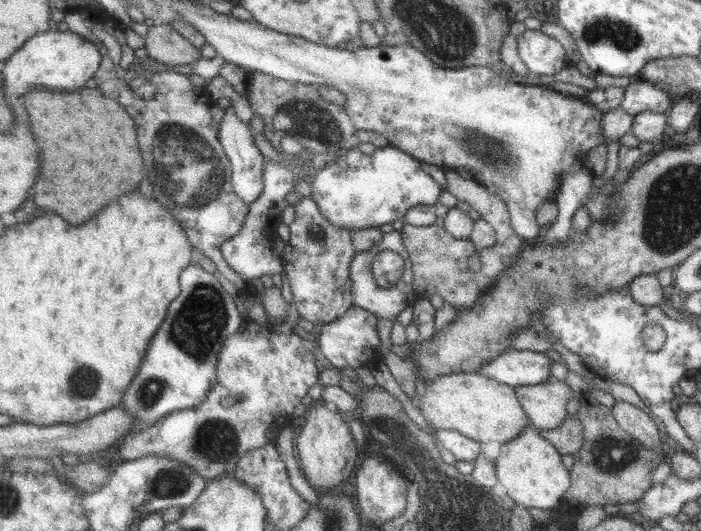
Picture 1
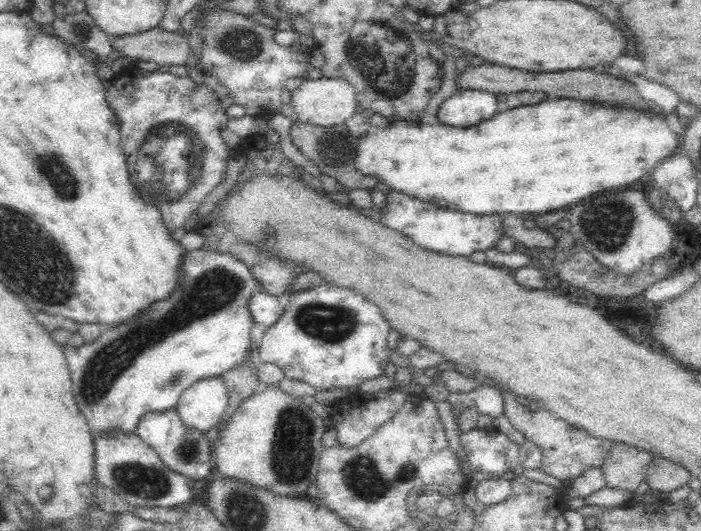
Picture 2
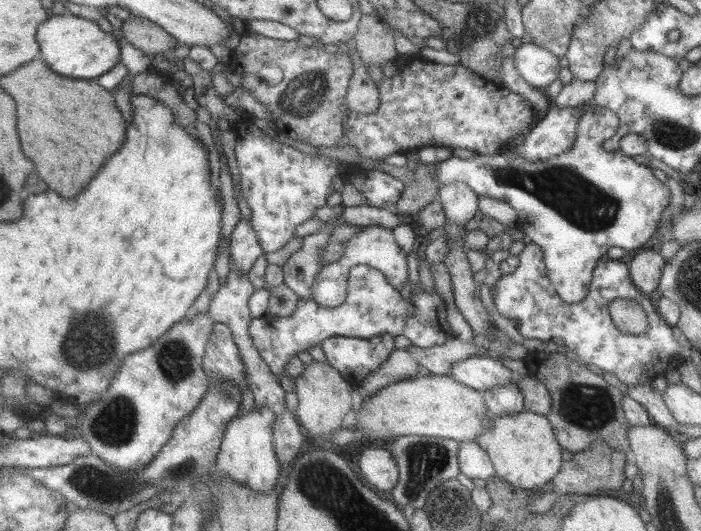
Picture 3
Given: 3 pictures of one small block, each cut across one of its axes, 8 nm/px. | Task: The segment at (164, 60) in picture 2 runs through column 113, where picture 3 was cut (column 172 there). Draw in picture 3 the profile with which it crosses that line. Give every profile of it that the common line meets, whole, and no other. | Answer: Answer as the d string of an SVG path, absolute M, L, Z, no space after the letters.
M131 14L123 22L121 34L131 44L135 44L137 48L145 50L153 58L157 58L159 52L173 50L179 44L179 40L171 32L167 32L163 26L159 26L159 24L151 22L151 20L145 20L145 18L131 16Z

